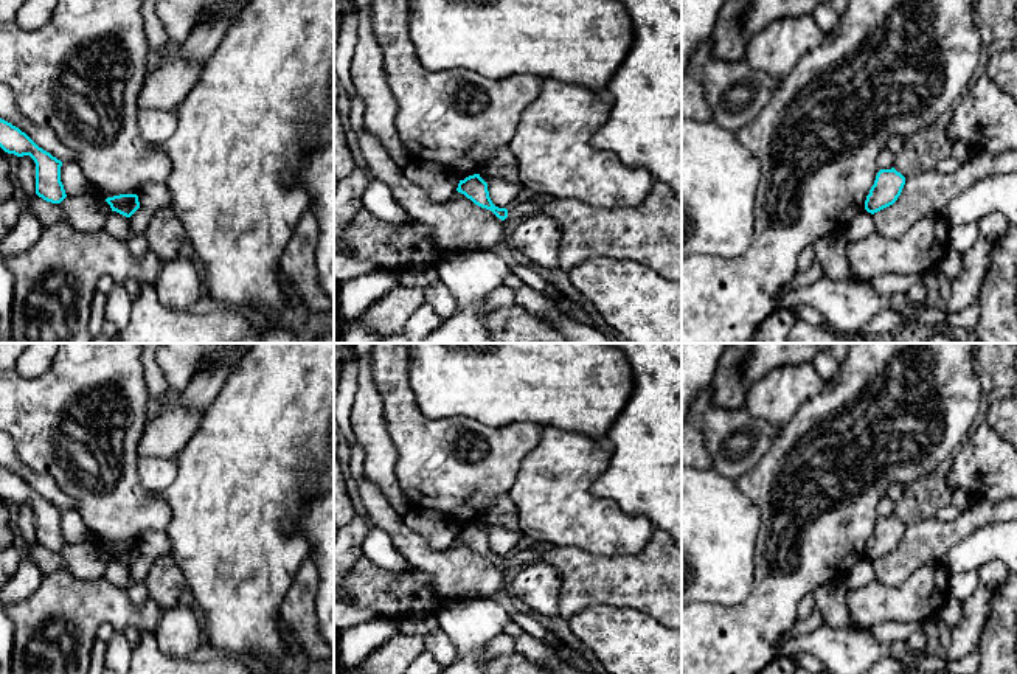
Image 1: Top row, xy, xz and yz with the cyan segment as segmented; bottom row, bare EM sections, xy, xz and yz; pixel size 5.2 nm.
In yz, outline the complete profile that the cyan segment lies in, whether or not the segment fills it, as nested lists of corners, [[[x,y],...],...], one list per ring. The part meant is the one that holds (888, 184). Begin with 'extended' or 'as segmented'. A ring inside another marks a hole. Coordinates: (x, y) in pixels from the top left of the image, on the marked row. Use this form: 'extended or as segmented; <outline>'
as segmented; [[[894,168],[880,169],[865,200],[865,210],[871,214],[893,205],[902,193],[905,177]]]

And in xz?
as segmented; [[[474,174],[464,180],[460,180],[456,191],[464,194],[475,205],[491,210],[498,219],[505,221],[508,217],[506,208],[498,208],[492,203],[488,183],[480,177],[480,174]]]

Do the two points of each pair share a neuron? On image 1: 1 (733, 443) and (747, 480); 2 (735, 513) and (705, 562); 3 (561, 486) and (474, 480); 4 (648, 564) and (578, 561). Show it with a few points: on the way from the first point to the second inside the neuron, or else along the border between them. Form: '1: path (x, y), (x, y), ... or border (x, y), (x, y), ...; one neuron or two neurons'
1: border (770, 448), (736, 480); two neurons
2: path (722, 525), (705, 542), (705, 550); one neuron
3: border (530, 451), (508, 493); two neurons
4: path (631, 569), (595, 569); one neuron

